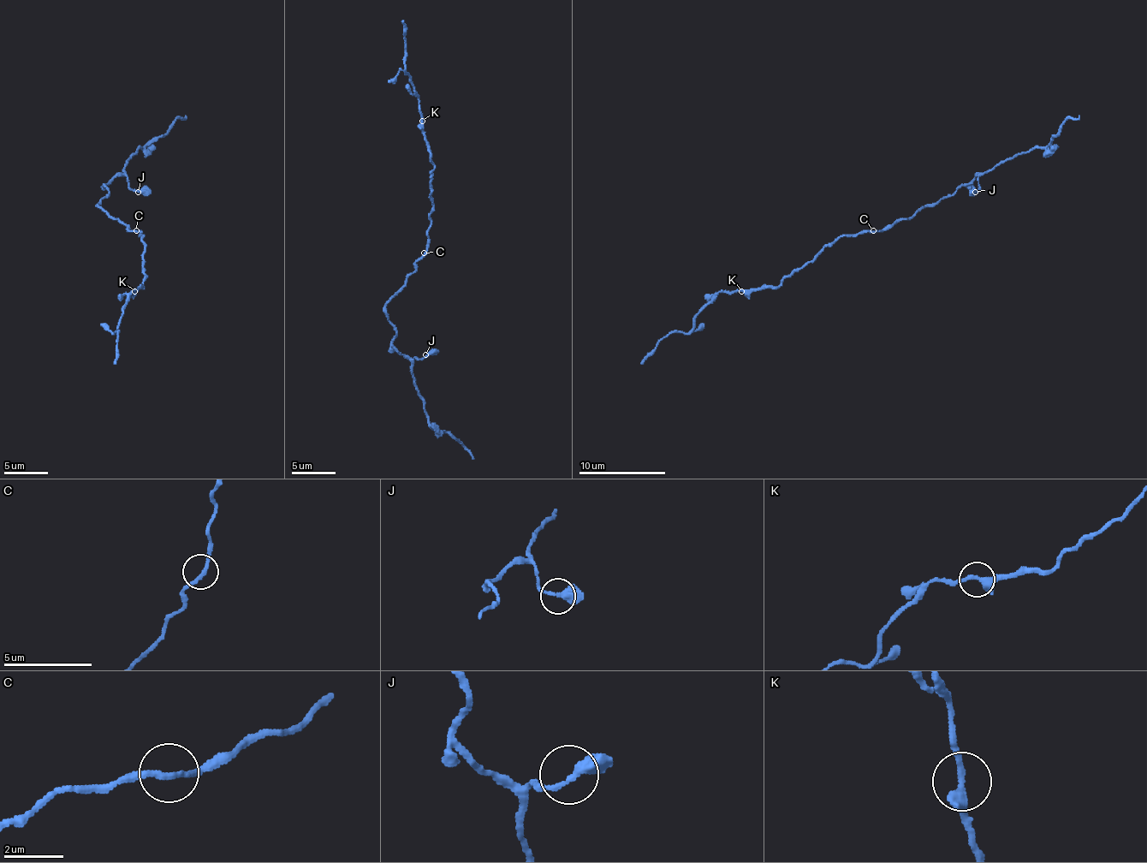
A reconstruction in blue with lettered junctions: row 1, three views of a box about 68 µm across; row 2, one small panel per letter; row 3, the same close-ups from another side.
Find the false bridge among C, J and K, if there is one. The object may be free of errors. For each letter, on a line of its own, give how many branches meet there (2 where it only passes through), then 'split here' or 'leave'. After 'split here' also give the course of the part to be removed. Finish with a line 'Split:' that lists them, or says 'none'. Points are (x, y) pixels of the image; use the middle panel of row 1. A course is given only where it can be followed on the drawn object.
C: branches 2; leave
J: branches 2; leave
K: branches 2; leave
Split: none

